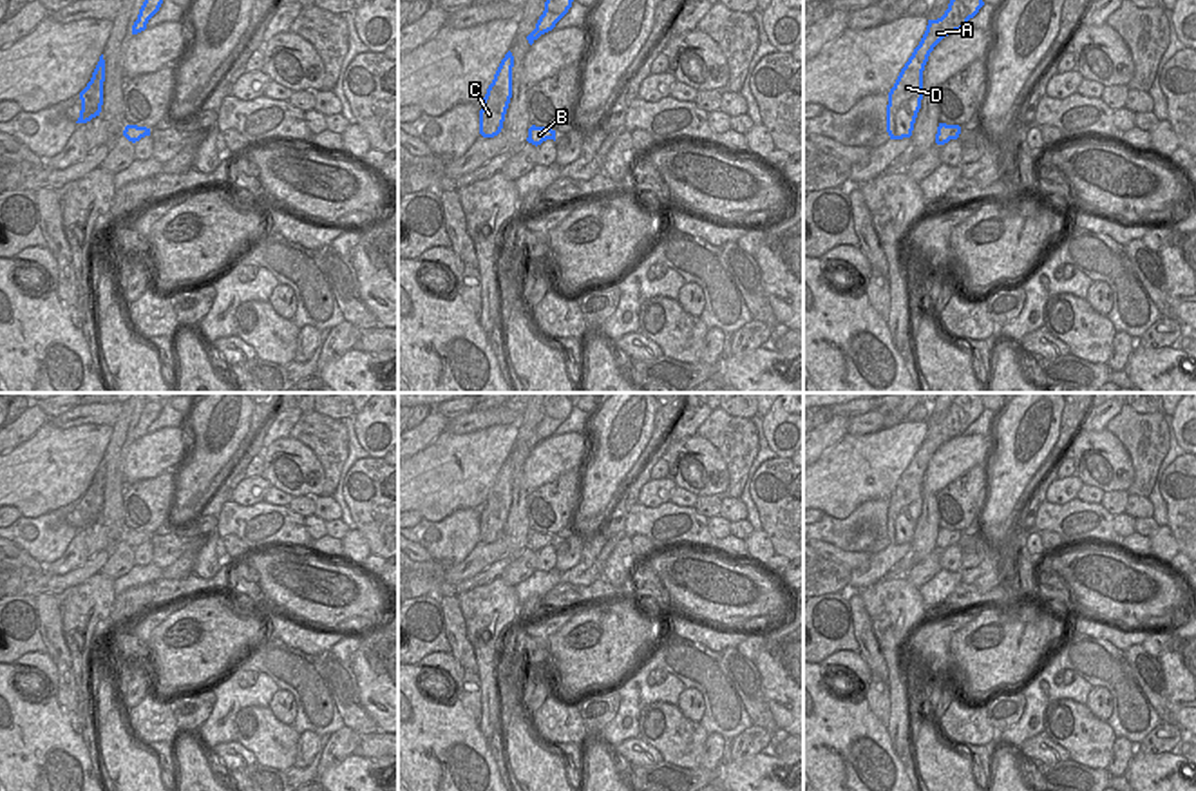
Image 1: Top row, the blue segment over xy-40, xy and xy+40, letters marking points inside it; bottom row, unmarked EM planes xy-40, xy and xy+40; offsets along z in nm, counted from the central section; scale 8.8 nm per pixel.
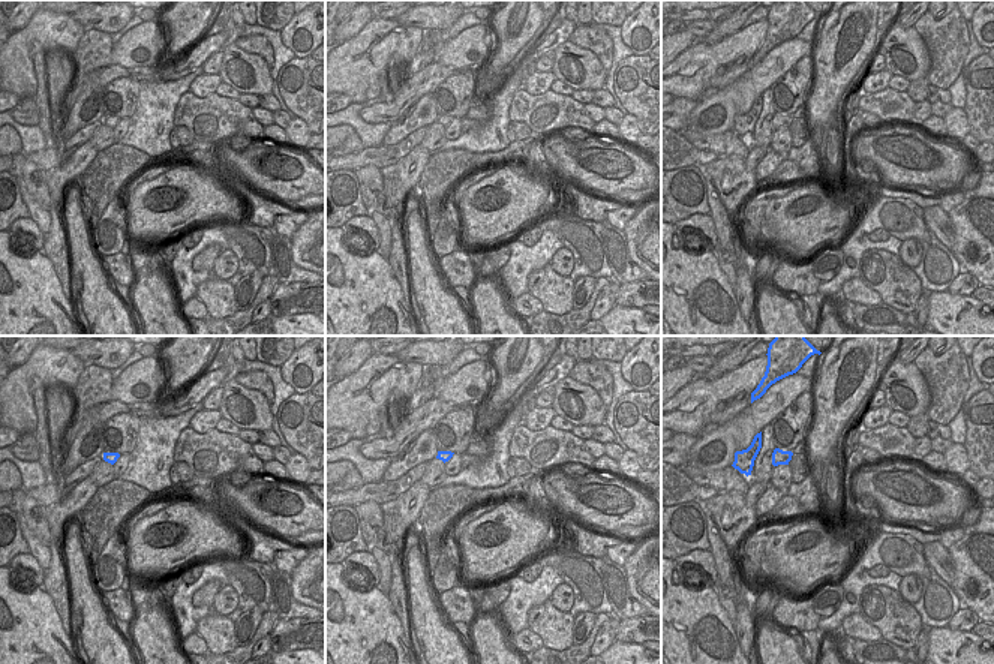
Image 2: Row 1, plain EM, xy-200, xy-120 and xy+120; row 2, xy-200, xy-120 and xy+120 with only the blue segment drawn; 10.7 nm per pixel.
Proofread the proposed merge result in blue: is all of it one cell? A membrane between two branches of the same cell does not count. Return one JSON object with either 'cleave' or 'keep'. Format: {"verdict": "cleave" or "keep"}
{"verdict": "cleave"}

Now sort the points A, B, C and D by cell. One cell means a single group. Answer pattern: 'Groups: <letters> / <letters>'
Groups: A C D / B.

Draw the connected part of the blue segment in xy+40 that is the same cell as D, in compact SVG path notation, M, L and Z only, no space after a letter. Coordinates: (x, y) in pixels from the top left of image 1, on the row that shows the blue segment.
M950 0L948 9L937 20L928 20L926 31L901 69L888 92L887 132L896 139L896 129L905 127L910 118L908 101L923 94L923 71L934 47L948 34L961 31L984 5L982 0Z

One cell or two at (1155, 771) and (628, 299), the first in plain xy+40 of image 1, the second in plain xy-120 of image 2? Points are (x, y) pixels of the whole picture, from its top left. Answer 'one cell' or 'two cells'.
two cells

